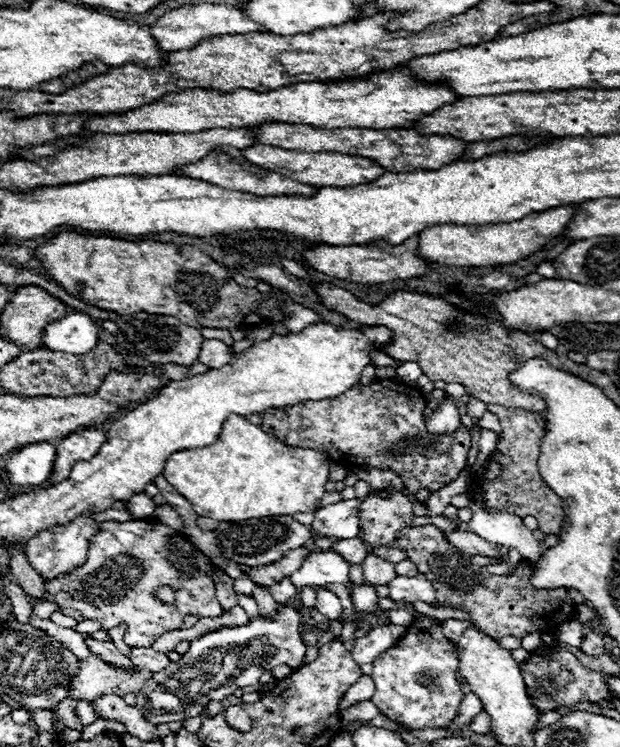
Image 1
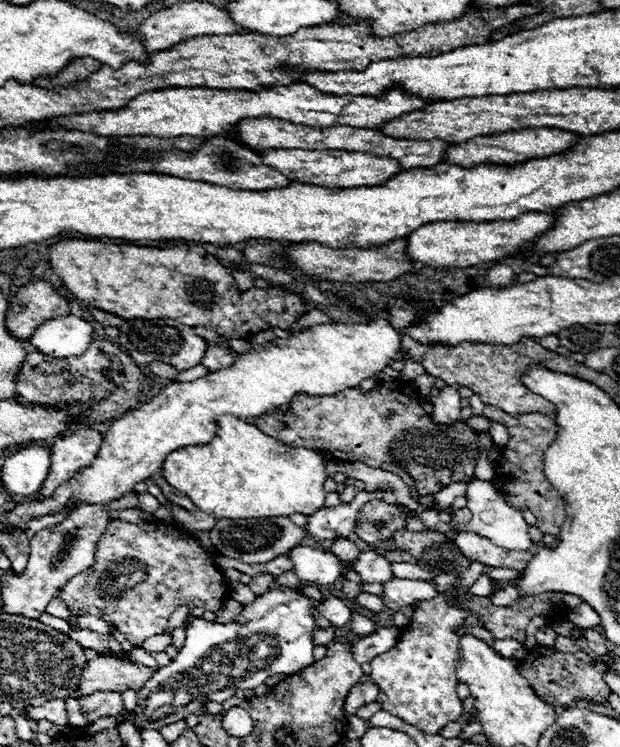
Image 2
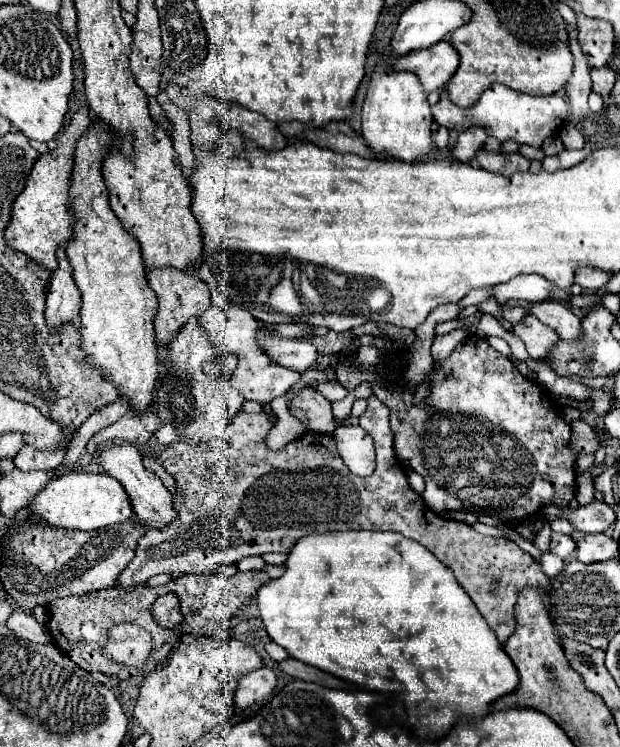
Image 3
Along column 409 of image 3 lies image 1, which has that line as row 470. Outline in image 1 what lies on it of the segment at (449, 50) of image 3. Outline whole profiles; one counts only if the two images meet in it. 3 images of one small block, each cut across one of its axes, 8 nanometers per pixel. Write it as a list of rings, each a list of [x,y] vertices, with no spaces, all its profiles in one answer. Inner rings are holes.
[[[82,428],[62,438],[56,444],[56,462],[48,484],[66,480],[72,472],[72,466],[80,460],[90,460],[104,442],[106,442],[106,432],[96,428]]]

